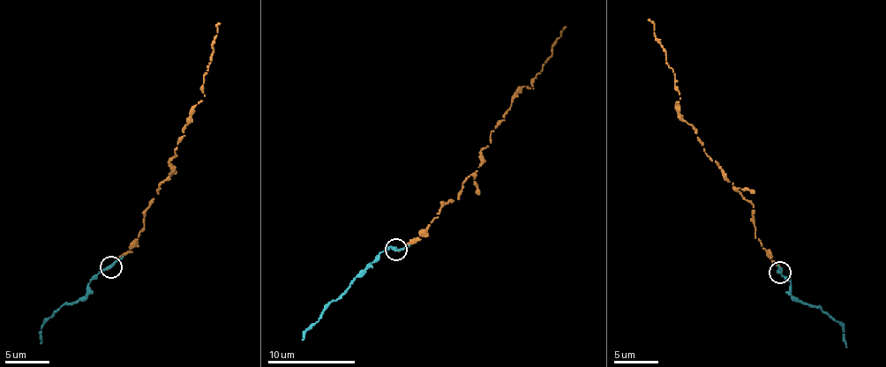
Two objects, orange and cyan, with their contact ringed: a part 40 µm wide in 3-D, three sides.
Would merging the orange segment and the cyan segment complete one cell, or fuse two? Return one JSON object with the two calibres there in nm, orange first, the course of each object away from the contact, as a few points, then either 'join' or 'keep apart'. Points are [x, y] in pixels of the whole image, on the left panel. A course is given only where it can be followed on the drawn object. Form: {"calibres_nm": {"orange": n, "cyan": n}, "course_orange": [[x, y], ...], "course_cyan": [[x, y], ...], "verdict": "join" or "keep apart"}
{"calibres_nm": {"orange": 130, "cyan": 240}, "course_orange": [[110, 267], [145, 228], [144, 209], [170, 175], [183, 128], [205, 96], [221, 24]], "course_cyan": [[110, 267], [89, 282], [86, 295], [63, 304], [46, 320], [40, 343]], "verdict": "join"}

